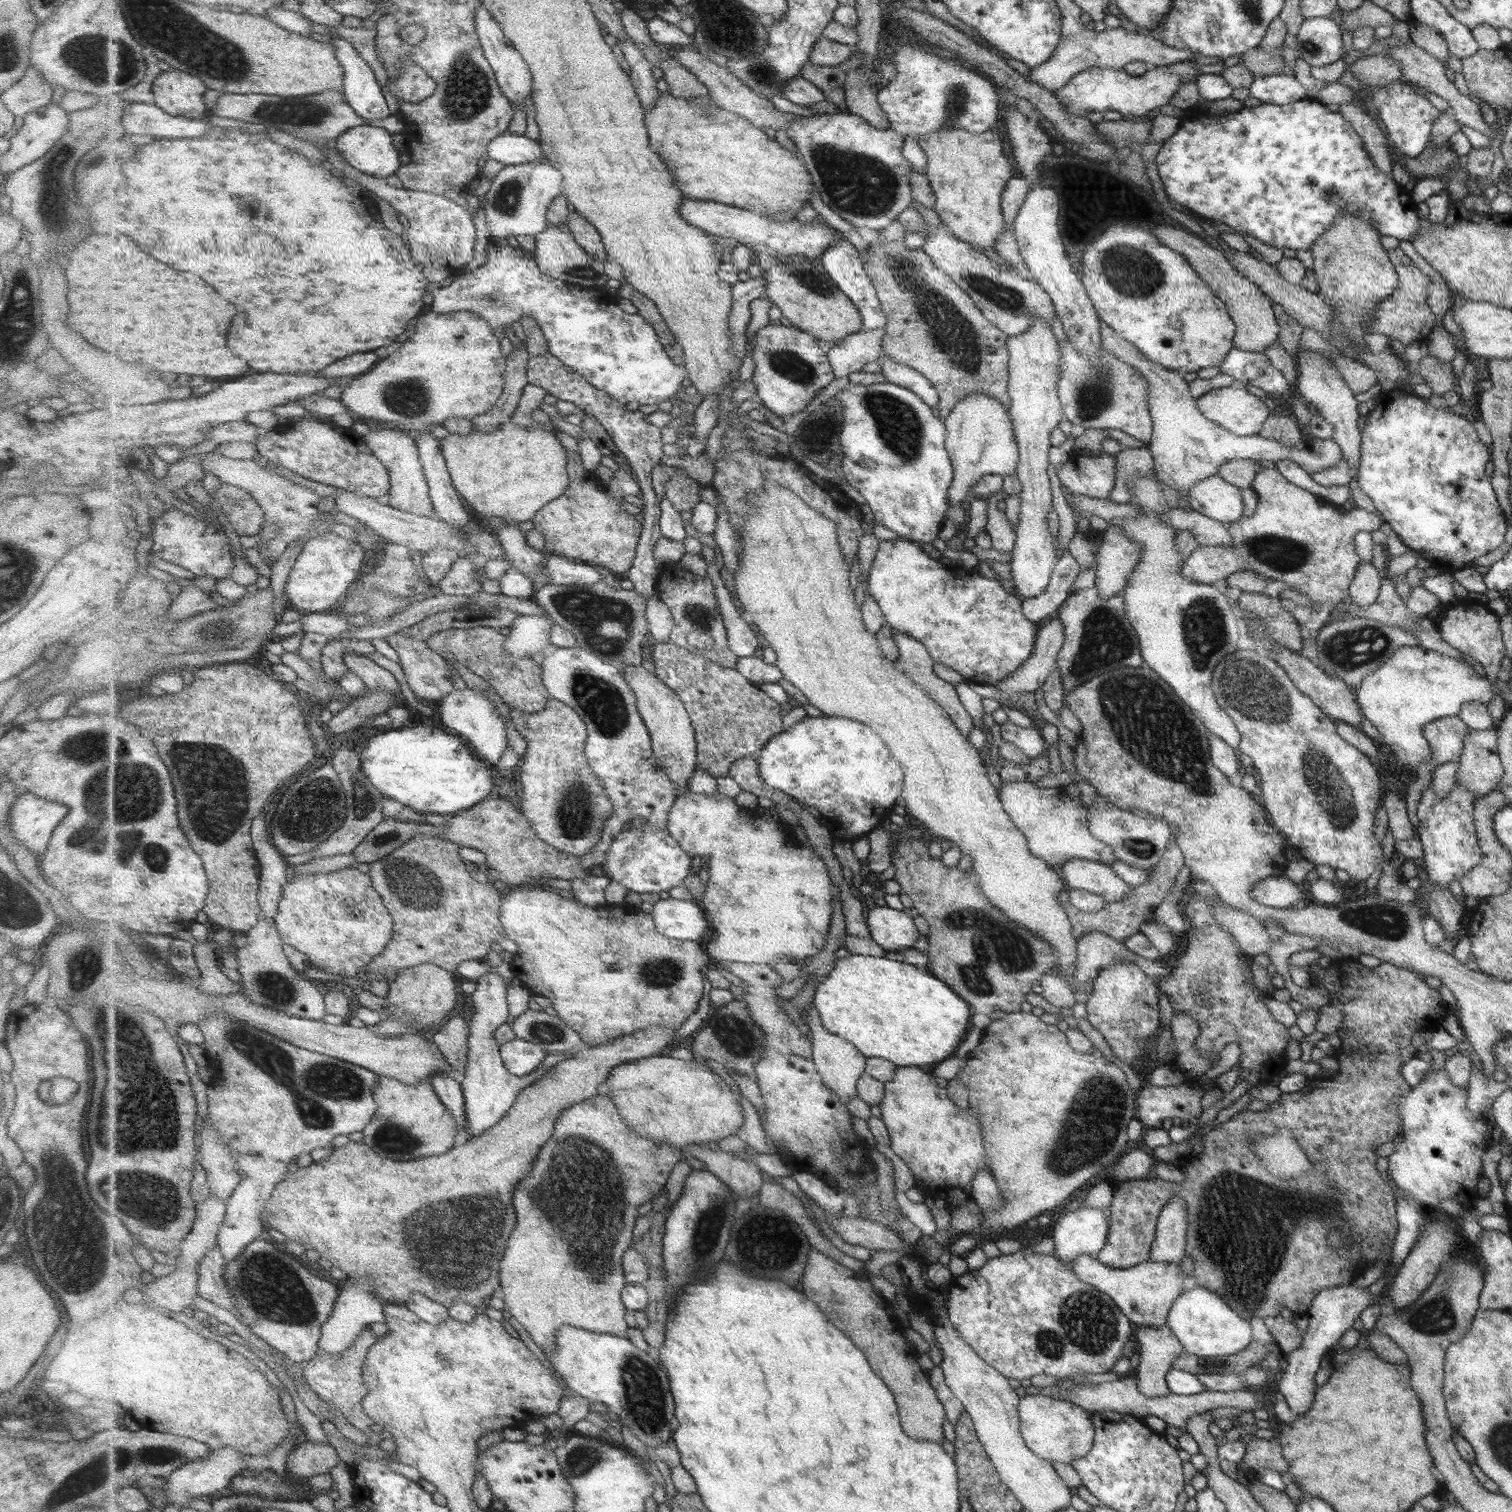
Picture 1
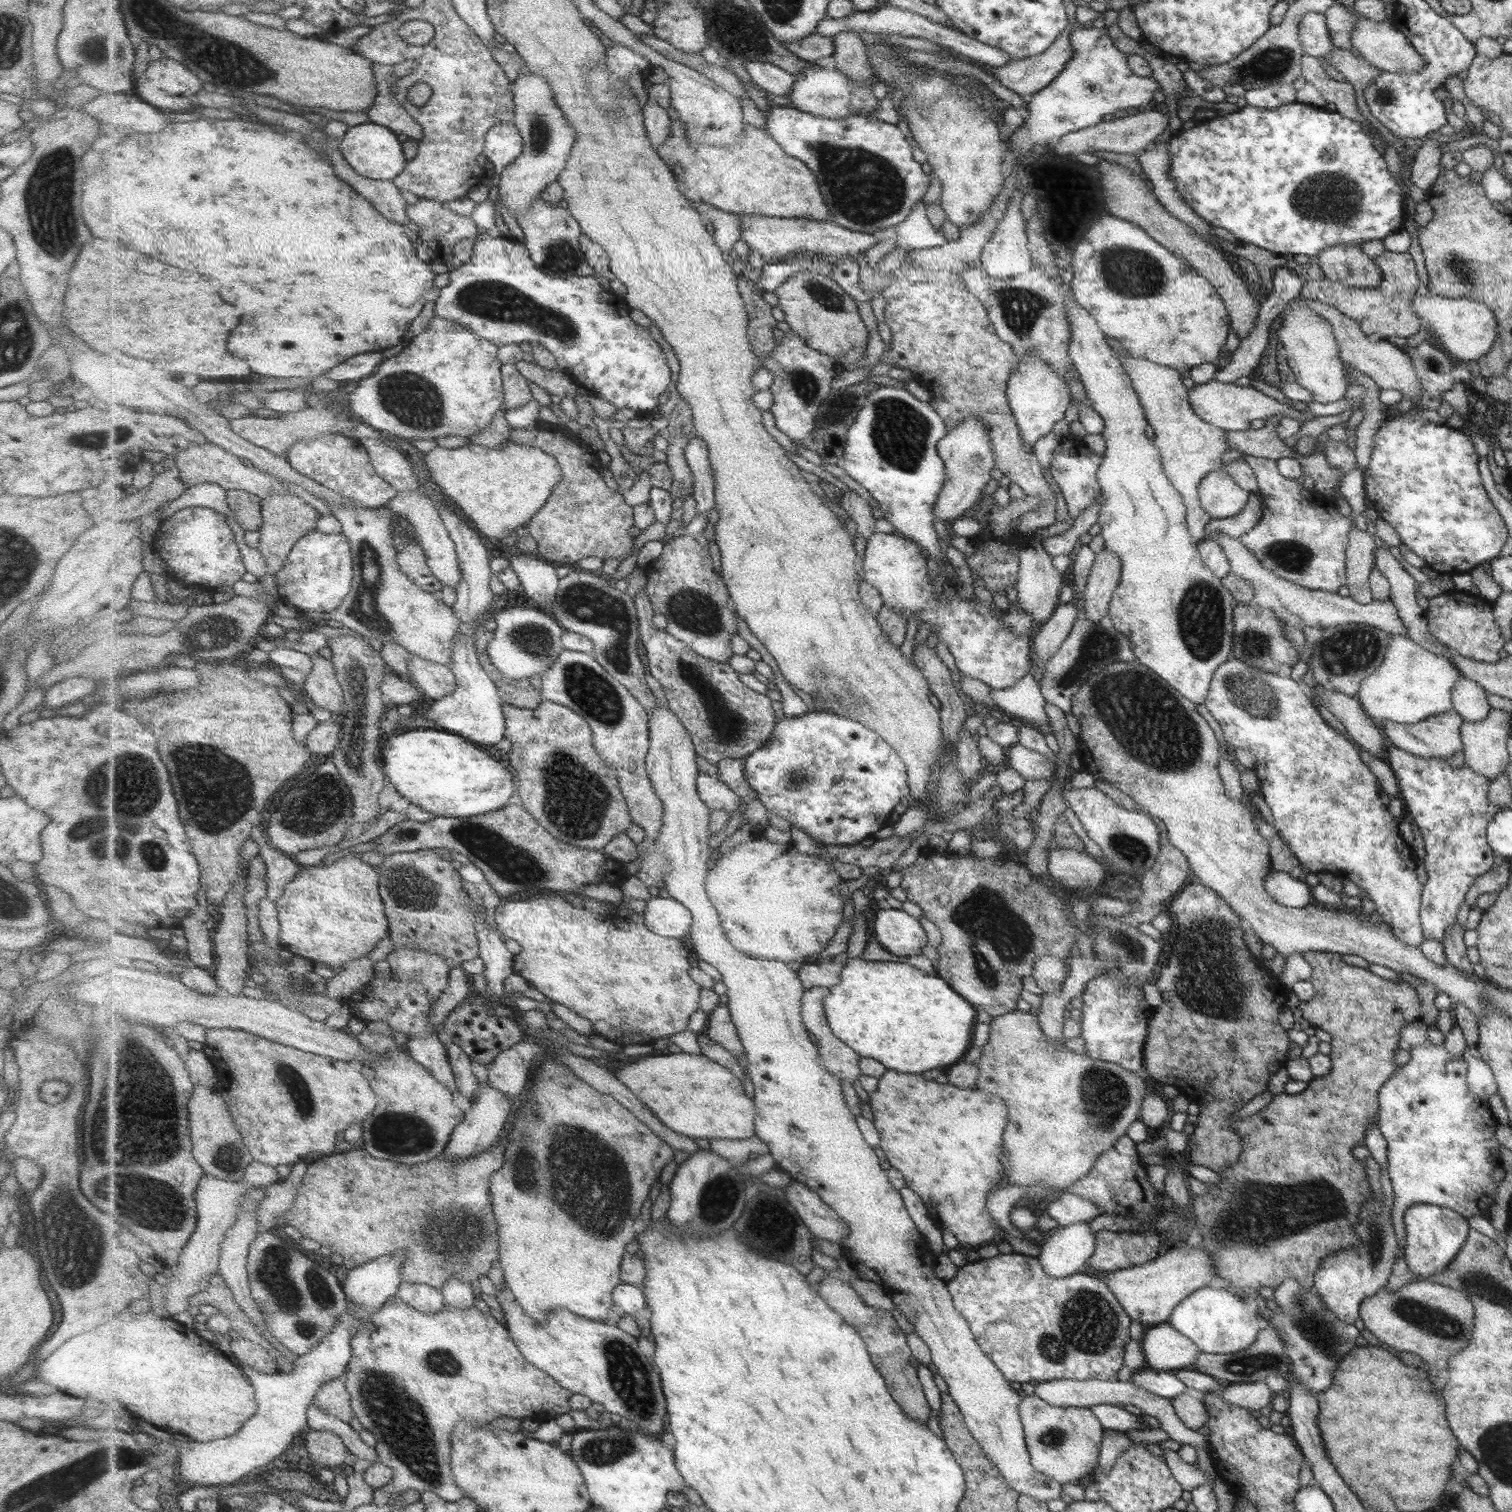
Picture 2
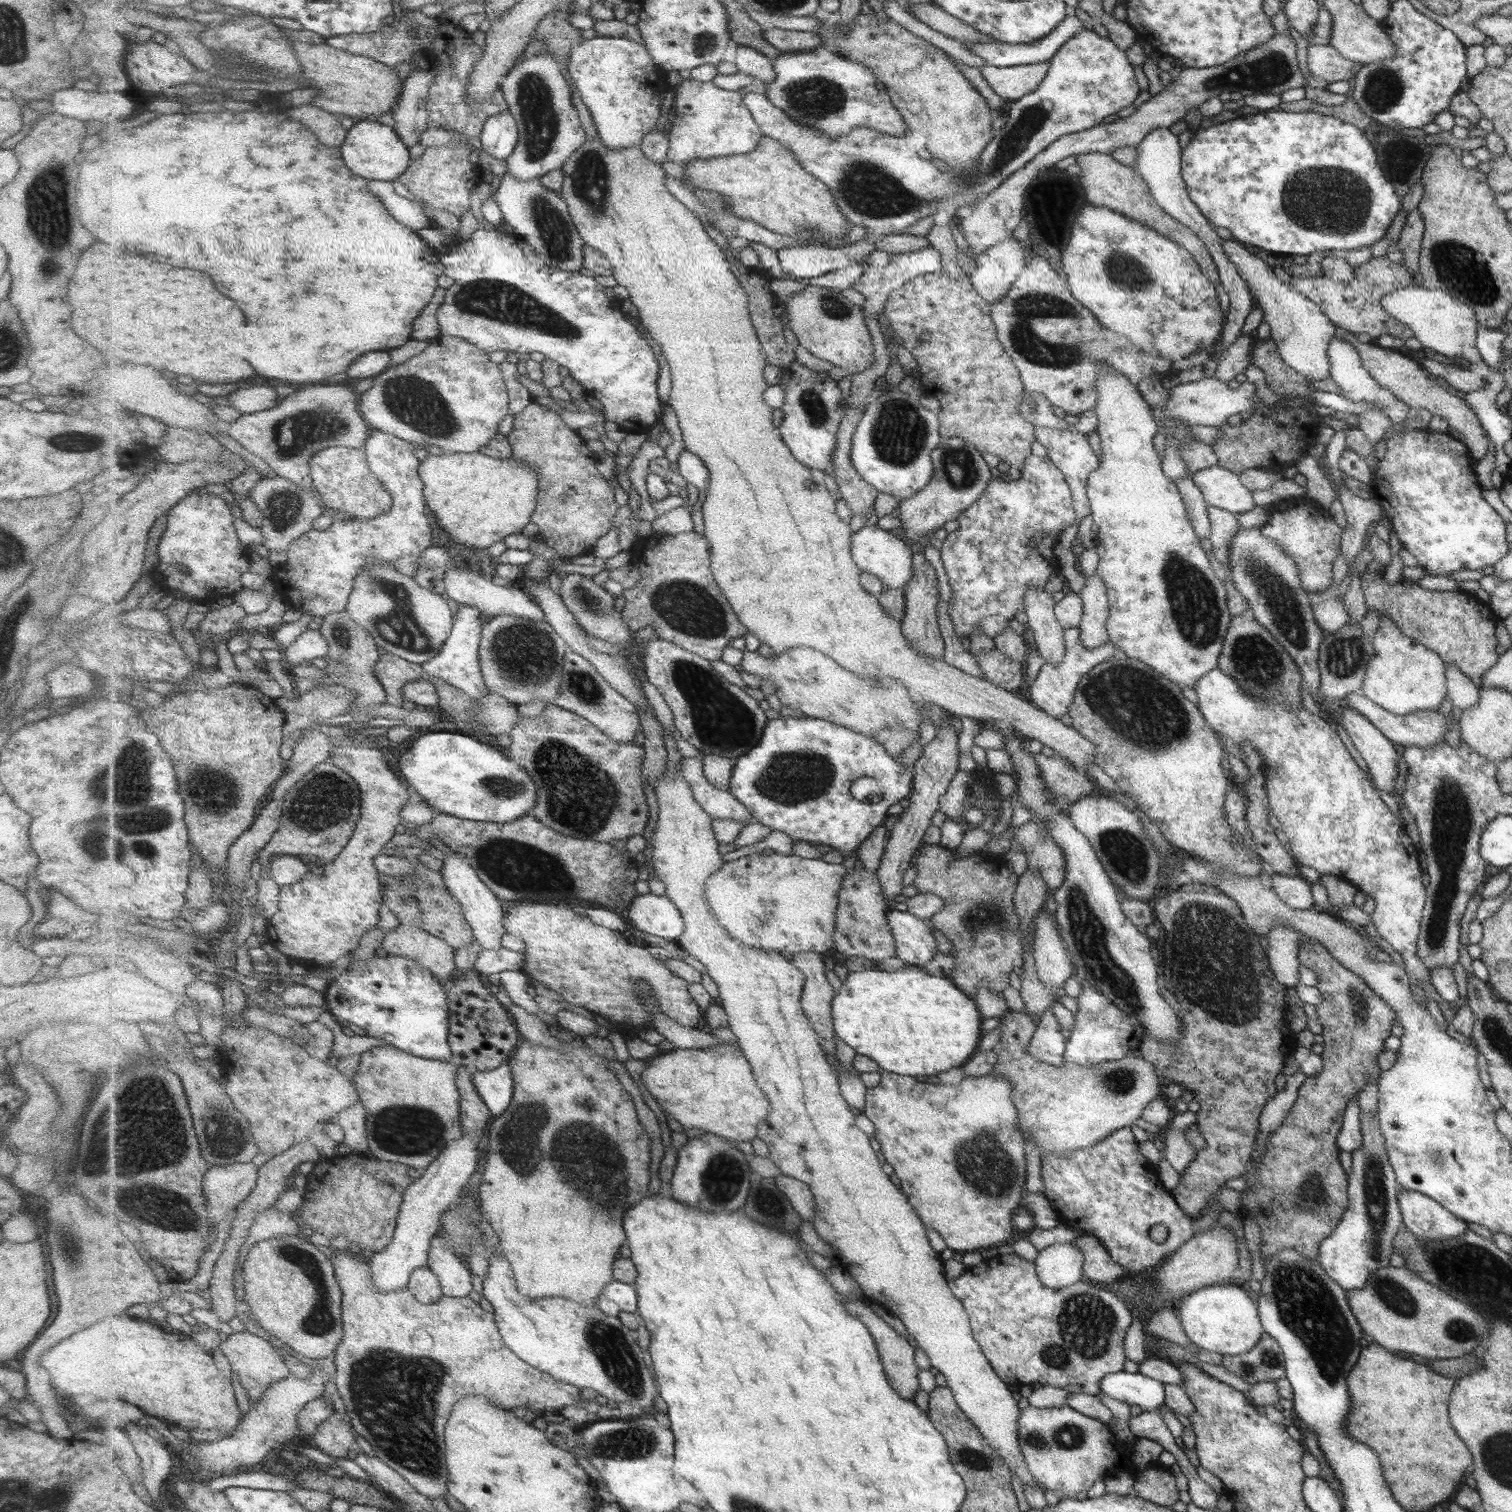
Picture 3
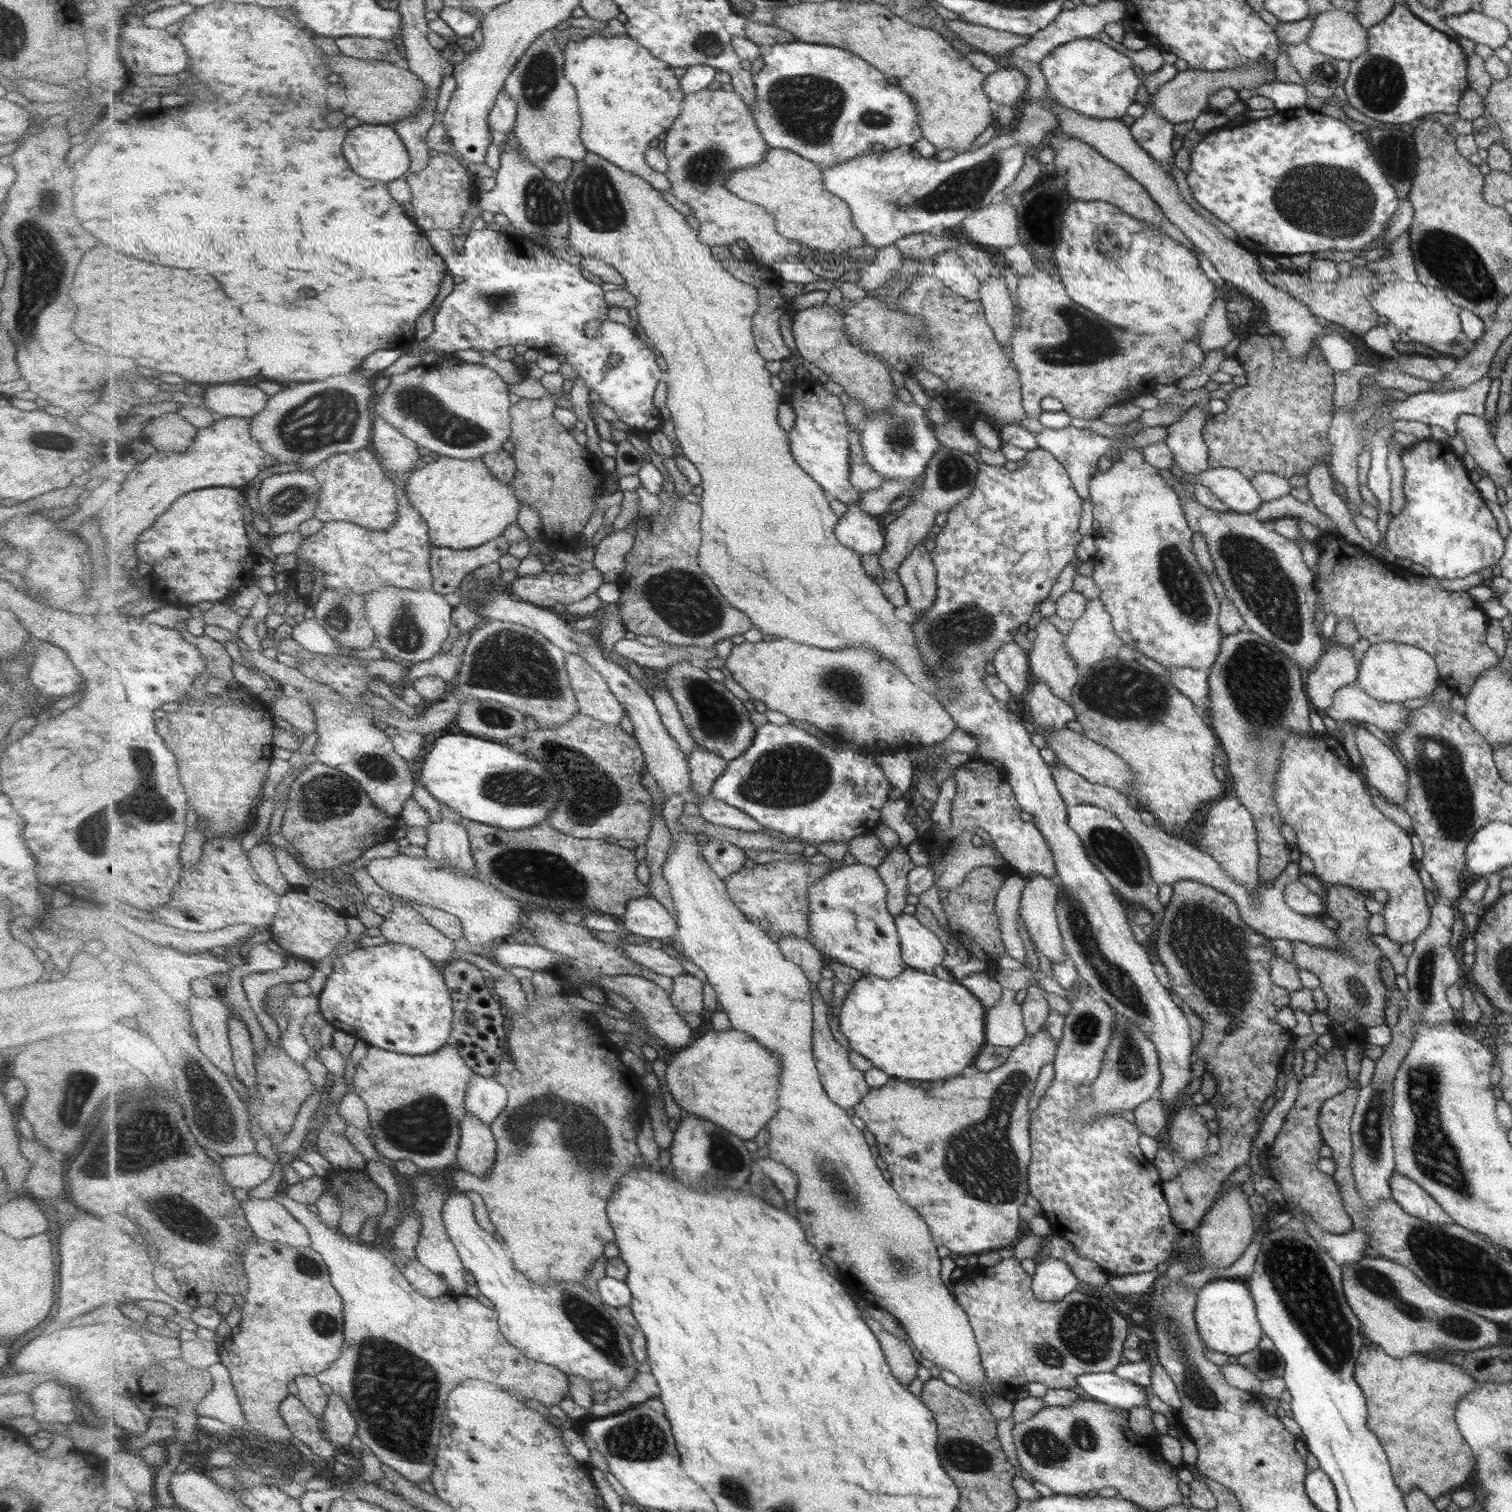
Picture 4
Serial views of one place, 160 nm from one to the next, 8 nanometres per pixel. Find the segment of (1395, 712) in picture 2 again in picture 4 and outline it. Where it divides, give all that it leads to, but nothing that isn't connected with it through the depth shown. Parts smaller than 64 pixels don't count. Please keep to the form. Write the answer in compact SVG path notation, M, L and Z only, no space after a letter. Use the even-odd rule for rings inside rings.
M1401 642L1371 644L1357 659L1356 685L1371 698L1383 702L1401 703L1405 699L1419 698L1437 686L1436 663L1419 647Z

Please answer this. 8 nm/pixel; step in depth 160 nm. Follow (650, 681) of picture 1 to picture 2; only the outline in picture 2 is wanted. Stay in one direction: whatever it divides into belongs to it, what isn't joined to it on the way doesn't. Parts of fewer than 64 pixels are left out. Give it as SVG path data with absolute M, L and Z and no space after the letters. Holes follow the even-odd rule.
M658 706L654 714L651 714L649 722L651 743L650 753L646 758L647 771L655 784L659 799L666 804L662 832L654 841L658 852L664 854L671 865L663 886L671 897L682 902L694 915L689 934L693 952L697 958L715 967L726 985L725 994L729 1000L727 1006L731 1010L735 1026L738 1027L743 1046L746 1047L747 1071L754 1084L754 1099L760 1110L756 1120L756 1135L769 1145L770 1153L777 1164L793 1175L795 1180L817 1192L849 1225L849 1236L841 1244L844 1256L859 1271L863 1280L877 1284L887 1293L905 1321L913 1326L913 1334L927 1346L931 1364L946 1381L946 1392L958 1405L967 1430L978 1441L986 1457L998 1467L1007 1486L1041 1502L1059 1498L1061 1484L1051 1479L1050 1475L1041 1474L1031 1465L1022 1422L1019 1422L1019 1394L1005 1382L1002 1371L991 1362L990 1357L983 1354L969 1323L955 1310L950 1292L947 1292L948 1288L933 1276L933 1256L929 1254L927 1244L911 1221L901 1192L889 1182L887 1172L883 1170L880 1158L877 1158L873 1150L874 1146L865 1142L855 1120L857 1116L849 1110L845 1102L841 1079L822 1065L820 1048L811 1040L802 1015L802 998L807 988L798 971L778 959L758 959L745 954L733 946L723 930L722 919L706 891L706 879L710 872L707 860L711 860L713 852L710 827L712 809L703 802L698 792L701 771L697 766L698 752L691 733L670 707L663 709Z

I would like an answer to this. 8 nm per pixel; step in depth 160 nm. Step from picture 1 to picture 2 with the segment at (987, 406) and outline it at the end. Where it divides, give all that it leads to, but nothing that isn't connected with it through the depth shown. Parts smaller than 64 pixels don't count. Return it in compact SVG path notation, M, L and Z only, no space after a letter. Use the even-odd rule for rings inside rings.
M974 416L964 418L937 442L937 453L944 462L946 476L934 502L933 515L935 521L948 524L977 504L985 484L989 482L989 472L995 468L993 446L990 446L990 437L986 433L986 423Z

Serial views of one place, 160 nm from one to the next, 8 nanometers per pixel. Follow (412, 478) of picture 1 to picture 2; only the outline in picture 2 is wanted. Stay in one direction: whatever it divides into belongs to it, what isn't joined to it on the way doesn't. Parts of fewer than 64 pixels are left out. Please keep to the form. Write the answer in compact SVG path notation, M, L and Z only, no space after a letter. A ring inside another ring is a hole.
M416 488L410 492L399 492L392 502L387 504L387 507L395 515L399 515L409 522L416 542L424 548L431 572L437 576L439 582L453 588L459 586L463 580L463 573L456 551L456 542L450 538L446 524L443 522L439 509L433 505L433 500Z

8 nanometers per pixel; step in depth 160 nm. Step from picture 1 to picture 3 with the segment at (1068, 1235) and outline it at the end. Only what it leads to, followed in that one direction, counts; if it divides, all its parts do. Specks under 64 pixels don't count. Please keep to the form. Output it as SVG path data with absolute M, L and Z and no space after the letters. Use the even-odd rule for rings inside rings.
M1075 1244L1051 1245L1037 1253L1033 1264L1038 1279L1051 1290L1061 1290L1084 1280L1084 1255Z

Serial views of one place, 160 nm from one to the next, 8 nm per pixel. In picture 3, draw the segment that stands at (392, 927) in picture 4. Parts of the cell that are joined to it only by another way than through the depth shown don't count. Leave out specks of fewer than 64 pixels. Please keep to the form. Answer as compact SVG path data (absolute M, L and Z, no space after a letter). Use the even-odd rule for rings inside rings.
M400 924L384 938L382 947L389 955L414 958L420 965L425 966L438 978L443 985L449 985L457 972L456 951L446 940L437 938L434 934L422 928Z

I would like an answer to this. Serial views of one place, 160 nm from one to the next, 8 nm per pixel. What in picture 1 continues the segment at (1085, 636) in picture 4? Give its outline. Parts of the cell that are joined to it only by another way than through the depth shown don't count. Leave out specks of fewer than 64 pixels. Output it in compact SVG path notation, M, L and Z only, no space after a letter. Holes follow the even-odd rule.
M1107 526L1094 556L1097 566L1094 587L1099 597L1111 598L1122 590L1130 574L1137 568L1141 547L1121 533L1121 529Z

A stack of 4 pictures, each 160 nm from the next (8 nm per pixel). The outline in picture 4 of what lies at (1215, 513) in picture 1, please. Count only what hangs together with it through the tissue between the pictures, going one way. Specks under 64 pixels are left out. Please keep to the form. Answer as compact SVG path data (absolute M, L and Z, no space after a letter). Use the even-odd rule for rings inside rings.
M1234 467L1208 468L1197 473L1195 482L1206 486L1233 513L1253 514L1263 503L1250 479Z

